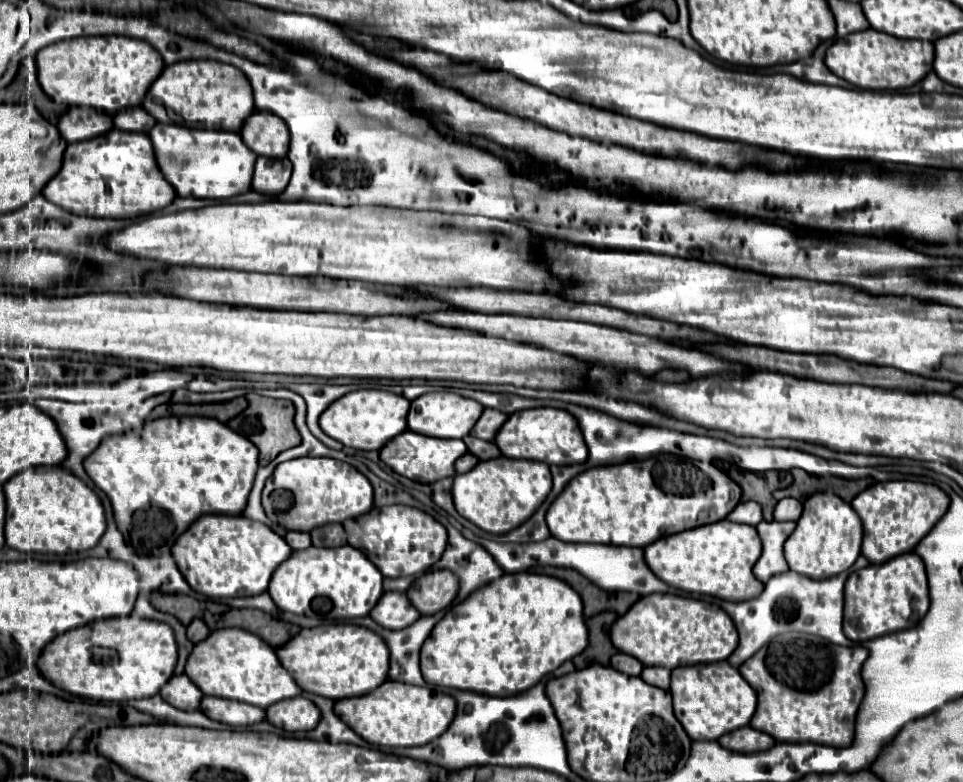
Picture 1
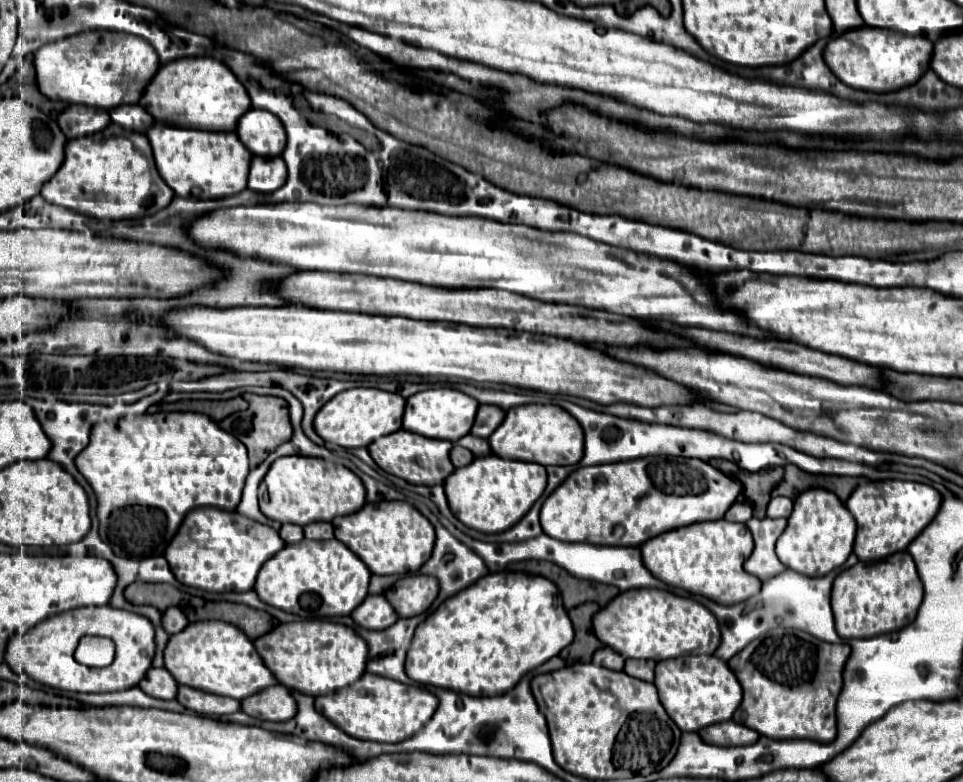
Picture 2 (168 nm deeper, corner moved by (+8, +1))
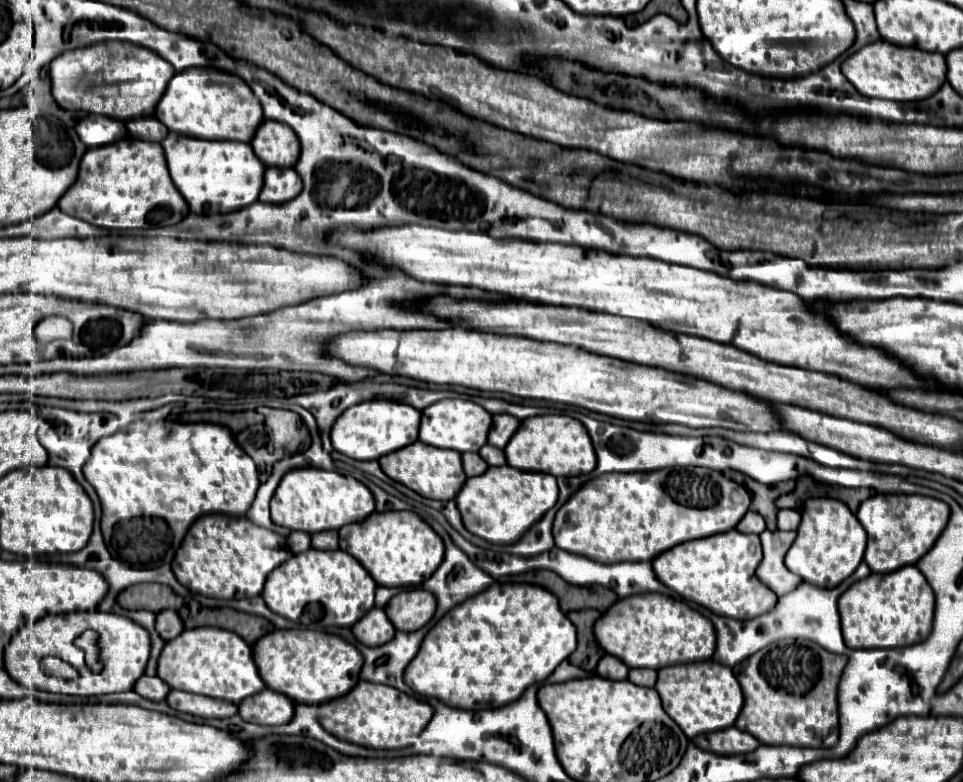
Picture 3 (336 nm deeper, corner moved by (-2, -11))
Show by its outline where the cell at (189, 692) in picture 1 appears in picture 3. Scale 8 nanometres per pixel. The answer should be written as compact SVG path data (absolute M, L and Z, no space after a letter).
M140 677L134 687L138 695L152 699L152 701L164 701L164 697L168 695L168 689L170 687L160 677Z

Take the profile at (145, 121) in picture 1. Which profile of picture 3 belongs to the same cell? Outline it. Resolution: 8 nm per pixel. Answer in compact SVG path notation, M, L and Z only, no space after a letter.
M140 117L140 119L130 119L128 131L144 141L162 141L168 135L166 125L162 125L156 117Z

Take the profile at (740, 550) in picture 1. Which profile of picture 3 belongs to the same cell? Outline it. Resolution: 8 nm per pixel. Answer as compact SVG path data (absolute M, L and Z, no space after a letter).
M732 529L704 539L686 541L658 555L652 565L660 581L676 591L680 597L694 601L716 615L732 619L752 619L774 609L776 593L770 591L756 577L756 567L762 561L762 547L758 535Z

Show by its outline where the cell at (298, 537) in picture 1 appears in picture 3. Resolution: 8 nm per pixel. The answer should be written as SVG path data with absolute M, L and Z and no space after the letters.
M292 531L288 535L288 549L292 553L302 553L310 547L310 535L308 533L300 533L300 531Z

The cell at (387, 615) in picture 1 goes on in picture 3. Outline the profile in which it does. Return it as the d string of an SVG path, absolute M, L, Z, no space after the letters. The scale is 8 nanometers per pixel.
M374 607L356 625L352 625L352 633L360 643L368 647L378 647L388 643L396 635L396 629L388 621L384 611Z

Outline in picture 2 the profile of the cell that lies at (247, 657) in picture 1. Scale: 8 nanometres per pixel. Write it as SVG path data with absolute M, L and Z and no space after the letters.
M198 621L172 635L164 653L164 665L180 685L238 701L278 685L274 673L262 663L262 657L246 633L222 621Z

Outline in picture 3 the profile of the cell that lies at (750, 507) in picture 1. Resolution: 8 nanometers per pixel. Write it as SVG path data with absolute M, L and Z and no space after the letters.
M748 511L744 515L744 519L740 519L740 523L736 525L736 529L740 533L756 533L756 535L760 535L766 529L766 523L764 523L764 519L758 513Z

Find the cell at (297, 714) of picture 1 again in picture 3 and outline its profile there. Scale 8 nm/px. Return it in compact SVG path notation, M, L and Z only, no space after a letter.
M262 689L238 705L238 715L258 725L284 725L294 717L294 701L278 691Z

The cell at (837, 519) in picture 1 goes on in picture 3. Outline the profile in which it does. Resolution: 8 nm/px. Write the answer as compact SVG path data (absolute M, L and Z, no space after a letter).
M812 497L802 507L798 537L786 553L786 567L818 587L836 587L860 565L866 549L866 531L856 515L838 499Z

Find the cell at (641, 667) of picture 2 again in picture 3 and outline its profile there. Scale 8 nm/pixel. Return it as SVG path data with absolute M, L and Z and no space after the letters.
M630 669L628 681L632 681L634 685L642 685L642 687L654 687L656 671L652 671L652 669Z

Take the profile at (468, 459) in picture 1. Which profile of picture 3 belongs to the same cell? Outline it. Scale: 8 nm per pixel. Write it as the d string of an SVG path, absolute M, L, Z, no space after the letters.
M464 453L462 461L464 461L464 473L468 477L480 475L480 473L484 473L488 469L488 465L484 463L484 459L478 453Z

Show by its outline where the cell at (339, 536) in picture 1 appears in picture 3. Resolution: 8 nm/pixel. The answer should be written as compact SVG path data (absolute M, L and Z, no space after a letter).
M320 531L312 535L312 547L316 549L338 549L338 531Z

